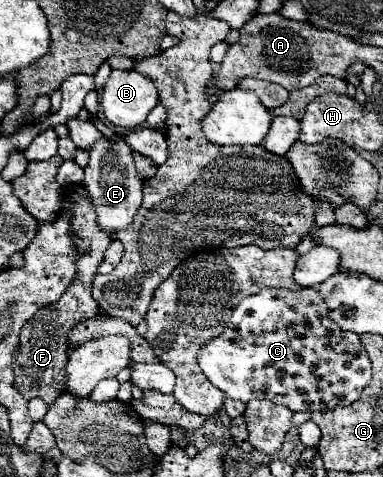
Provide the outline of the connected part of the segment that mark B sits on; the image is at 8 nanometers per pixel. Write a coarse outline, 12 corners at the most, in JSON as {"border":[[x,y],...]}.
{"border":[[112,70],[102,110],[138,128],[156,106],[156,86],[136,70]]}

